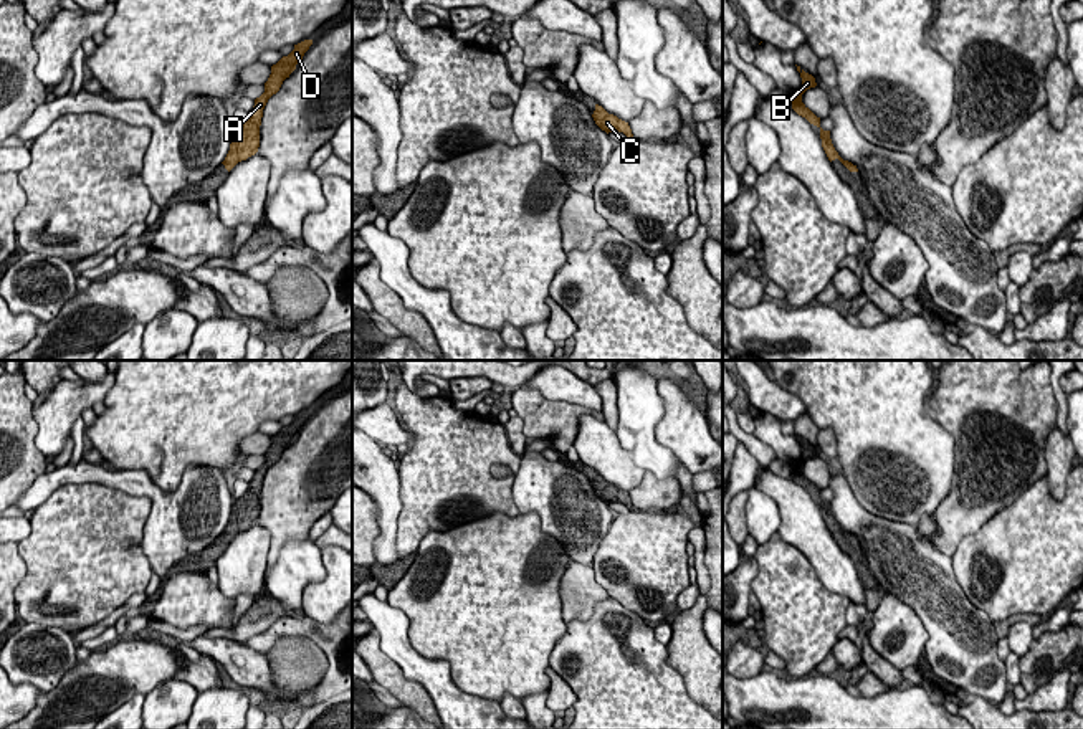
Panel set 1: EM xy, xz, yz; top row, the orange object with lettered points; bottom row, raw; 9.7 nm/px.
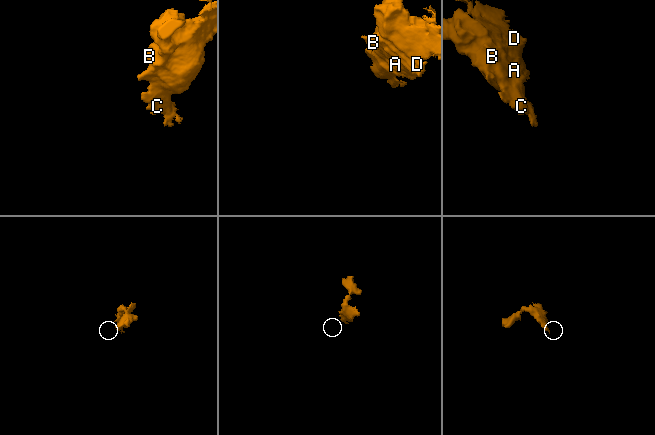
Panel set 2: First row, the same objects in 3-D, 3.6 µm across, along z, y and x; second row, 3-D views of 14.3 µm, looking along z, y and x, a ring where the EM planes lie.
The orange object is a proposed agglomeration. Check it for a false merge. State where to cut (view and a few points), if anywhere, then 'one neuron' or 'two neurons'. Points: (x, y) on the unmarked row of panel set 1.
cut none; one neuron

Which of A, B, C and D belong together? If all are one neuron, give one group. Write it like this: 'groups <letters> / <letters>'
groups A B C D

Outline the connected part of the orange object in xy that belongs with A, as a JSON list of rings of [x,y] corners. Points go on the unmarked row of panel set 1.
[[[304,410],[294,415],[294,420],[288,426],[283,426],[276,435],[271,436],[271,445],[265,453],[265,463],[255,469],[248,491],[233,501],[230,521],[222,532],[228,542],[238,532],[246,531],[258,522],[263,479],[268,469],[279,461],[283,451],[296,440],[296,435],[303,430],[311,415],[312,410]]]

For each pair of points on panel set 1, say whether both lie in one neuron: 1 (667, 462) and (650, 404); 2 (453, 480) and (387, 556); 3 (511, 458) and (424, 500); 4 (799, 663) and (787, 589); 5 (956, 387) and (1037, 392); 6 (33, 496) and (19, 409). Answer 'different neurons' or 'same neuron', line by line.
1: same neuron
2: different neurons
3: same neuron
4: same neuron
5: same neuron
6: different neurons

